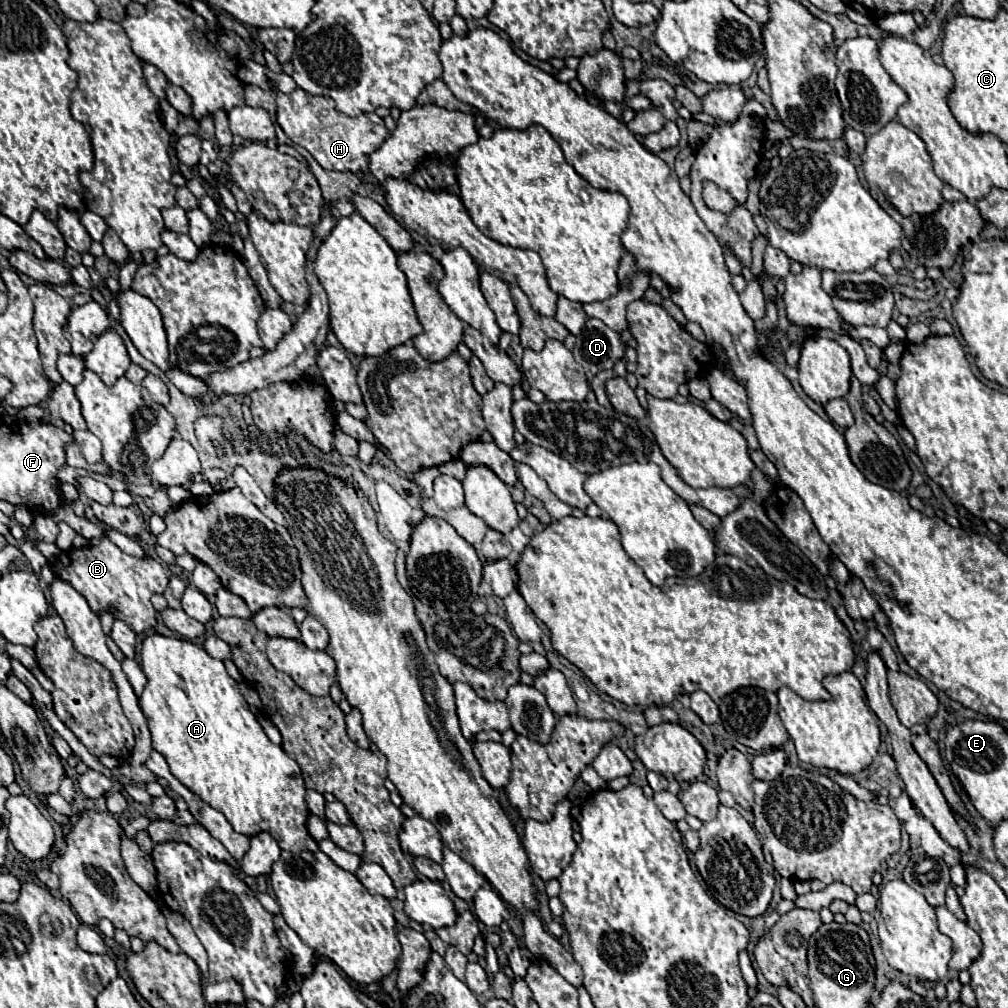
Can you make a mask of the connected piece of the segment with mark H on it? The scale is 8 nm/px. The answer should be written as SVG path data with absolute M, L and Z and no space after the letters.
M275 88L273 92L277 102L277 124L295 144L307 148L325 170L349 170L353 174L367 172L369 154L375 152L389 136L389 130L375 112L351 118L337 110L333 98L313 96L301 88L295 88L291 94L283 94Z

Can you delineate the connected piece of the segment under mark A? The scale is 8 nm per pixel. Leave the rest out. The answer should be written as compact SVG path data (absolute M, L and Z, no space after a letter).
M155 632L155 634L147 634L147 638L143 640L143 646L141 646L141 666L143 666L143 672L145 672L145 676L147 676L147 686L145 686L143 694L139 696L139 706L141 706L141 710L143 710L145 718L147 718L147 724L149 724L153 748L165 758L165 762L169 764L171 774L173 774L183 786L187 786L193 794L197 794L203 802L207 802L207 804L213 806L215 810L223 812L235 832L241 832L241 834L245 834L245 836L255 836L257 832L263 830L263 832L269 832L269 834L277 840L277 844L279 844L281 850L287 850L287 852L301 852L301 850L317 852L319 846L317 846L317 842L309 836L307 826L305 826L305 824L307 824L307 818L309 818L309 810L307 810L307 804L305 804L305 800L303 800L303 796L305 796L305 782L303 782L301 770L299 770L297 762L291 760L291 758L283 752L281 746L273 744L273 742L267 738L267 734L263 732L263 728L261 728L261 724L257 722L255 714L249 710L249 704L247 704L245 698L241 696L241 692L239 692L235 680L227 674L223 662L211 658L201 646L197 646L197 644L193 644L193 642L189 642L189 640L183 640L183 638L169 638L169 636L161 636L161 634Z

